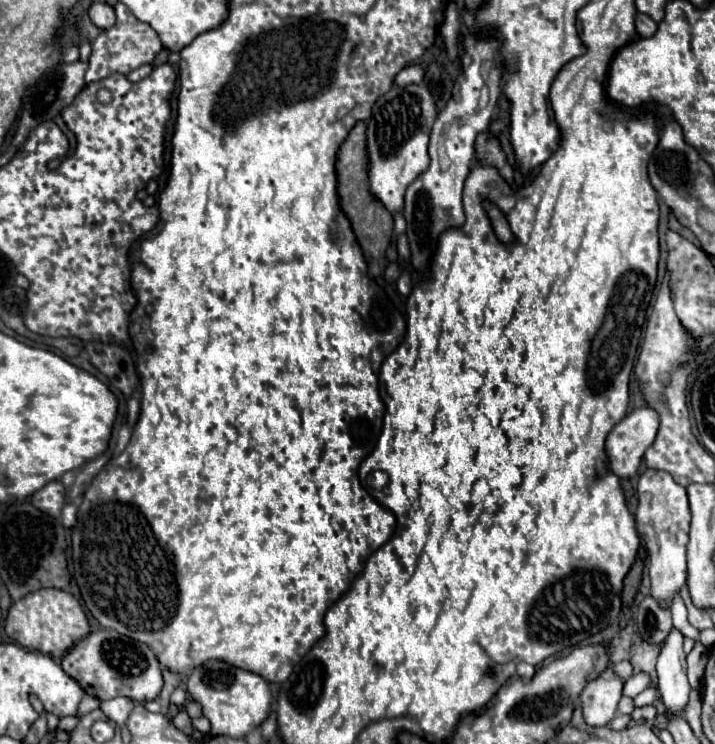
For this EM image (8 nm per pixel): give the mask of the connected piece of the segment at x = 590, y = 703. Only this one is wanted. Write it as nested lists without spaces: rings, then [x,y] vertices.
[[[602,675],[590,679],[580,695],[584,721],[592,727],[608,725],[616,715],[618,701],[622,697],[622,679],[604,679]]]

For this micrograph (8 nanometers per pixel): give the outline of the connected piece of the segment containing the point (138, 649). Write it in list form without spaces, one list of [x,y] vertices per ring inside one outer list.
[[[100,629],[92,631],[86,639],[78,641],[62,659],[62,669],[80,683],[80,687],[92,695],[98,697],[100,701],[112,699],[116,695],[130,697],[132,701],[144,703],[152,701],[158,697],[164,679],[162,679],[162,669],[160,661],[154,655],[154,651],[140,643],[134,641],[126,635],[116,633],[114,629]]]

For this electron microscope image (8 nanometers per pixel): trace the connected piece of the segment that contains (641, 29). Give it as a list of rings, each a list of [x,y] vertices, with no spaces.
[[[638,13],[636,15],[636,31],[640,33],[640,37],[652,37],[652,33],[656,33],[656,21],[652,21],[648,15]]]

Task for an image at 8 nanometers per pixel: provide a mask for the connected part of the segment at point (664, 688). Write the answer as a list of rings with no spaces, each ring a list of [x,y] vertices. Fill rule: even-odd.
[[[672,627],[666,641],[662,643],[656,671],[658,671],[658,689],[662,703],[668,715],[680,715],[688,703],[690,685],[686,679],[686,653],[682,649],[684,635]]]

